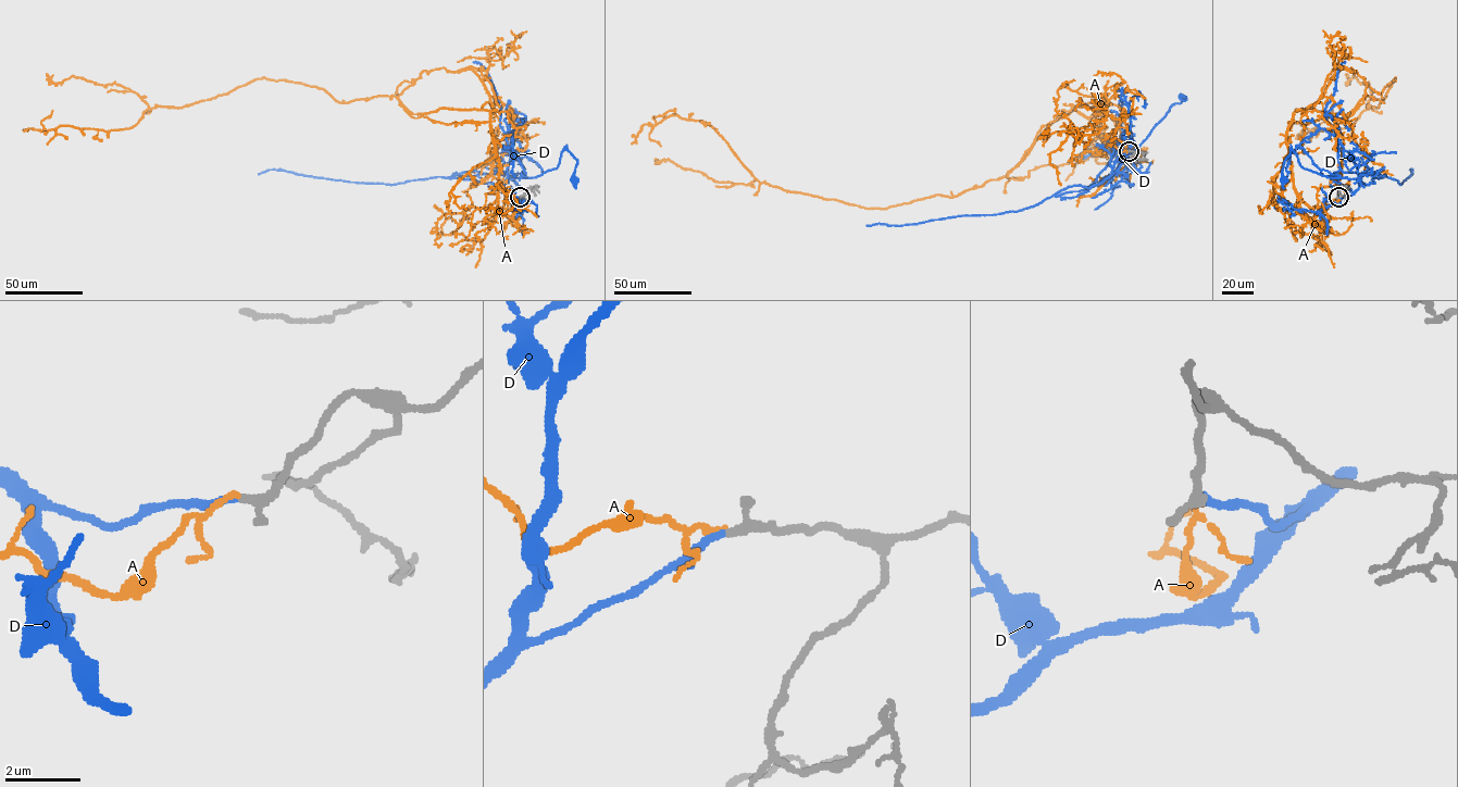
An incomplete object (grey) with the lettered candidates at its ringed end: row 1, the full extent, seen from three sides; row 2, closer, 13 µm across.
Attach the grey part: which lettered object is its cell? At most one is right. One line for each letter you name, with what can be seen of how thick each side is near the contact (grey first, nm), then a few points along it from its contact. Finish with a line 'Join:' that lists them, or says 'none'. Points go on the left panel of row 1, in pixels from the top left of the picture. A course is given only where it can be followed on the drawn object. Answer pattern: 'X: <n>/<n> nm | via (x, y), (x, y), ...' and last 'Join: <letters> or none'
D: 220/190 nm | via (520, 197), (506, 195), (505, 184), (556, 169), (565, 149), (576, 161), (574, 179)
Join: D

